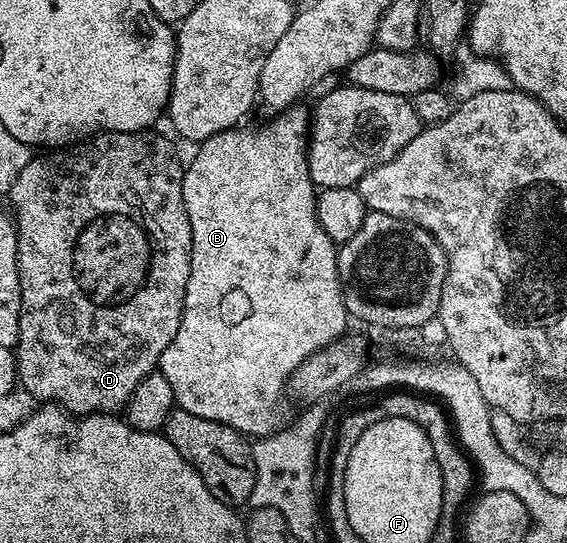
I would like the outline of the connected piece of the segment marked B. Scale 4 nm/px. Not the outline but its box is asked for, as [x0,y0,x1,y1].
[159,106,351,438]

